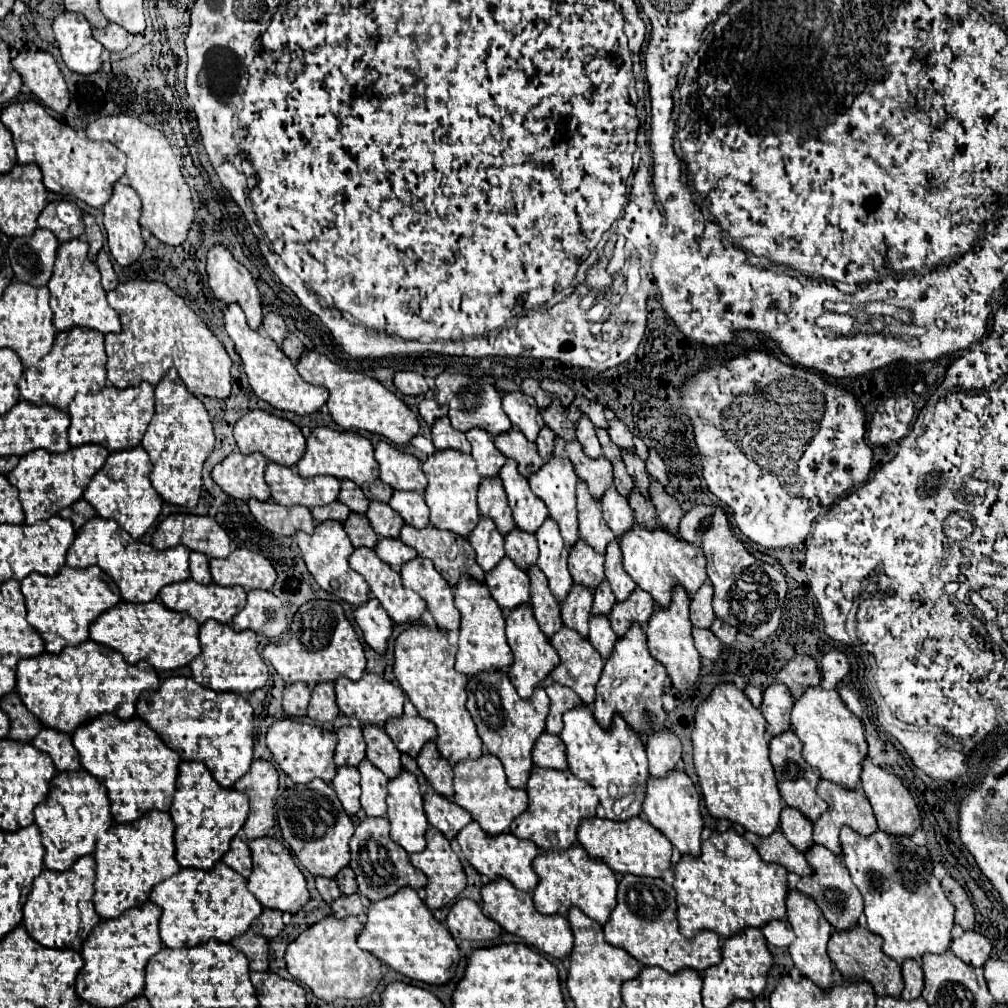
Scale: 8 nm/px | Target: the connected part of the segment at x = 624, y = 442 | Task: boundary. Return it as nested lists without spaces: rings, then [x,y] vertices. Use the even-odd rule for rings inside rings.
[[[610,421],[610,427],[608,427],[608,435],[612,437],[612,441],[620,447],[620,449],[626,449],[626,451],[634,451],[634,441],[632,441],[632,433],[626,429],[626,425],[622,421]]]

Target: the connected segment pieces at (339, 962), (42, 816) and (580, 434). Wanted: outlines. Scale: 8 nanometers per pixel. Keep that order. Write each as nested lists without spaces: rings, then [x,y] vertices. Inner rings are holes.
[[[326,917],[320,923],[312,925],[288,945],[286,967],[290,975],[310,987],[312,993],[324,1003],[334,1003],[338,999],[350,1001],[372,995],[382,981],[382,963],[372,953],[362,951],[356,945],[362,929],[364,925],[356,917]]]
[[[84,769],[58,773],[52,781],[52,791],[46,803],[36,807],[34,817],[42,833],[42,845],[46,849],[44,867],[52,871],[66,871],[76,859],[90,855],[96,847],[98,835],[112,825],[108,793],[104,791],[104,785]]]
[[[582,417],[576,423],[576,439],[580,441],[584,453],[590,459],[596,459],[596,457],[602,455],[602,449],[600,449],[600,443],[598,443],[598,437],[596,437],[596,431],[594,431],[594,425],[588,421],[588,417]]]

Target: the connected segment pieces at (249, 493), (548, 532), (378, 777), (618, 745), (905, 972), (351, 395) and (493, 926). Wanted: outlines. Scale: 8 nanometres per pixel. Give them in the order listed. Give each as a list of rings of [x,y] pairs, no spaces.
[[[232,453],[212,469],[212,479],[232,499],[268,501],[270,489],[266,487],[264,481],[264,469],[266,469],[264,455]]]
[[[548,517],[544,521],[544,527],[536,533],[540,557],[538,567],[548,579],[548,587],[558,603],[566,599],[572,587],[572,577],[568,573],[568,549],[564,547],[564,541],[560,539],[560,529],[552,523]]]
[[[364,759],[364,763],[360,763],[358,771],[362,775],[362,779],[360,779],[362,809],[366,811],[368,817],[384,817],[388,779],[384,779],[384,773],[378,767],[374,767],[368,759]]]
[[[586,705],[570,709],[564,713],[564,729],[560,739],[566,745],[570,773],[596,789],[600,805],[610,821],[628,821],[640,815],[644,801],[642,793],[646,793],[648,781],[646,751],[638,735],[620,715],[616,715],[612,727],[604,731]]]
[[[908,959],[908,963],[902,963],[902,977],[904,977],[904,991],[902,991],[902,999],[912,1001],[918,999],[924,987],[924,975],[922,975],[922,967],[920,963],[912,963]]]
[[[308,351],[300,357],[298,365],[296,365],[300,377],[312,385],[322,385],[330,391],[330,399],[328,399],[328,409],[330,415],[334,419],[336,425],[340,425],[346,431],[370,431],[376,435],[382,435],[384,439],[388,439],[390,443],[402,447],[408,445],[410,439],[414,435],[418,435],[420,423],[418,417],[410,411],[410,407],[396,397],[394,393],[390,393],[382,383],[378,383],[372,377],[366,377],[364,373],[356,373],[356,371],[342,371],[342,367],[338,367],[336,363],[332,363],[328,357],[316,353],[316,351]]]
[[[460,899],[446,917],[446,927],[456,939],[468,941],[490,941],[500,935],[502,927],[488,919],[480,905],[472,899]]]

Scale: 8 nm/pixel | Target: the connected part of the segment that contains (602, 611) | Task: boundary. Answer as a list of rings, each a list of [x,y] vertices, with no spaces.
[[[608,581],[600,583],[600,587],[594,591],[594,605],[592,605],[592,615],[608,615],[614,607],[616,599],[612,595],[612,589],[608,587]]]

